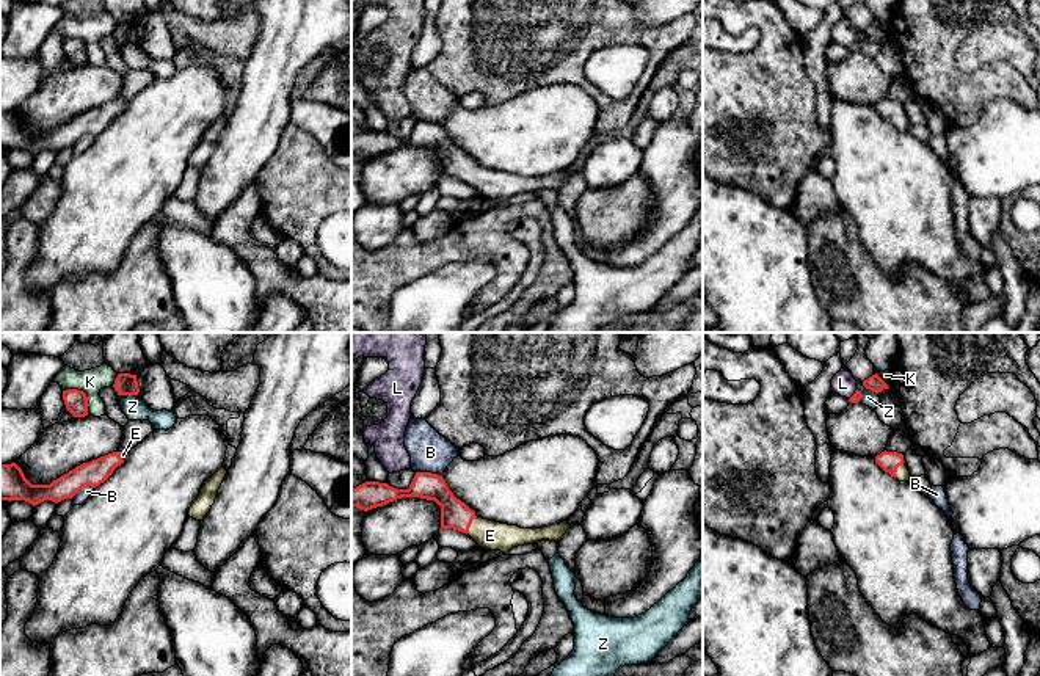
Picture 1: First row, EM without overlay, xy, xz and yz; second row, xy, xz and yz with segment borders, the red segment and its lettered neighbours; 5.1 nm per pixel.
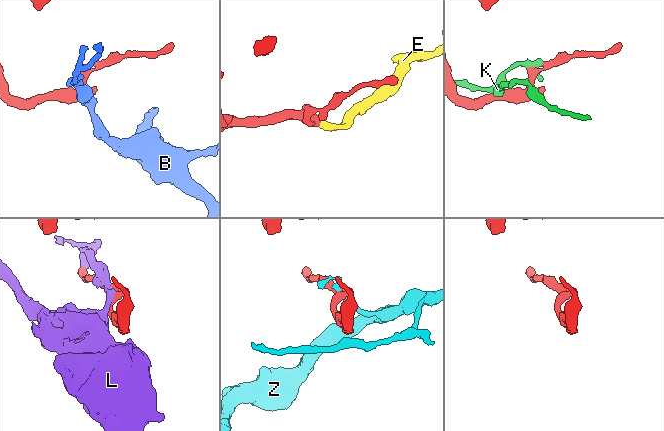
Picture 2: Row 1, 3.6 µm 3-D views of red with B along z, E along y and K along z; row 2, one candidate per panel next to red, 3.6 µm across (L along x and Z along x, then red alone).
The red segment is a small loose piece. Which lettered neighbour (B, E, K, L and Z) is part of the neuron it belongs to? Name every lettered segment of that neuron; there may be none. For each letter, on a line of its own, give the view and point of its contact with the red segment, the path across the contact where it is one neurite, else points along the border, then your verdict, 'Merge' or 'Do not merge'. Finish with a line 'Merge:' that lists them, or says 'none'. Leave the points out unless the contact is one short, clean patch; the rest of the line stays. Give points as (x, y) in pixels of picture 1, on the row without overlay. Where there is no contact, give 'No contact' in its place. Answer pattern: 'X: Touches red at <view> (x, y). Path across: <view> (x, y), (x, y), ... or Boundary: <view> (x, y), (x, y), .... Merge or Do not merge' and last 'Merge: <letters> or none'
B: Touches red at xz (429, 121). Boundary: xz (416, 119), (430, 119), (441, 124). Do not merge
E: Touches red at xz (471, 171). Path across: xz (455, 163), (471, 171), (490, 184). Merge
K: Touches red at xy (85, 43). Boundary: xy (63, 38), (80, 38), (87, 46), (88, 63). Do not merge
L: Touches red at yz (854, 43). Do not merge
Z: Touches red at xy (129, 43). Boundary: xy (120, 43), (137, 44). Do not merge
Merge: E

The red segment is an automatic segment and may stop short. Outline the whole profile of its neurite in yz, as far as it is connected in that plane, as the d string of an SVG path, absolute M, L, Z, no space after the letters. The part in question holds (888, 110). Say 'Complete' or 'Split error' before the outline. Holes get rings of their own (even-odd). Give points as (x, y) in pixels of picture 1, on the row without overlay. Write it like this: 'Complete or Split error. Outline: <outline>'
Split error. Outline: M885 99L875 105L875 111L899 130L908 130L911 125L902 102Z

